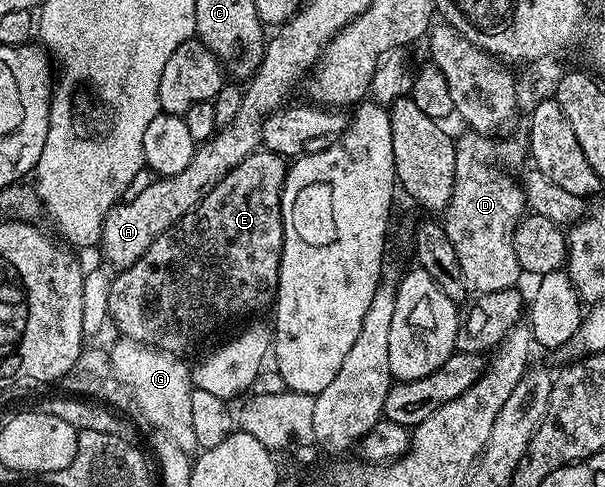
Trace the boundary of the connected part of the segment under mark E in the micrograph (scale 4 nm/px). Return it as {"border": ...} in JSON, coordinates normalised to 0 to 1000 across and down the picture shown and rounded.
{"border":[[[425,308],[418,316],[412,316],[402,331],[385,349],[379,349],[347,390],[336,402],[336,413],[326,423],[319,423],[319,431],[312,431],[312,439],[306,439],[283,466],[273,472],[273,480],[266,480],[253,497],[253,505],[246,505],[246,513],[240,513],[240,522],[233,522],[233,530],[226,530],[226,538],[220,538],[215,550],[202,552],[185,573],[180,591],[180,657],[197,680],[198,692],[225,698],[235,706],[245,706],[250,715],[264,715],[268,723],[288,723],[291,727],[309,727],[309,721],[322,706],[322,696],[336,682],[340,665],[349,665],[355,657],[355,649],[408,649],[413,641],[428,641],[433,632],[446,634],[455,614],[455,598],[461,585],[461,548],[464,546],[464,513],[468,511],[468,450],[464,448],[464,398],[468,396],[468,376],[474,363],[478,337],[469,322],[458,318],[455,312],[440,308]]]}

